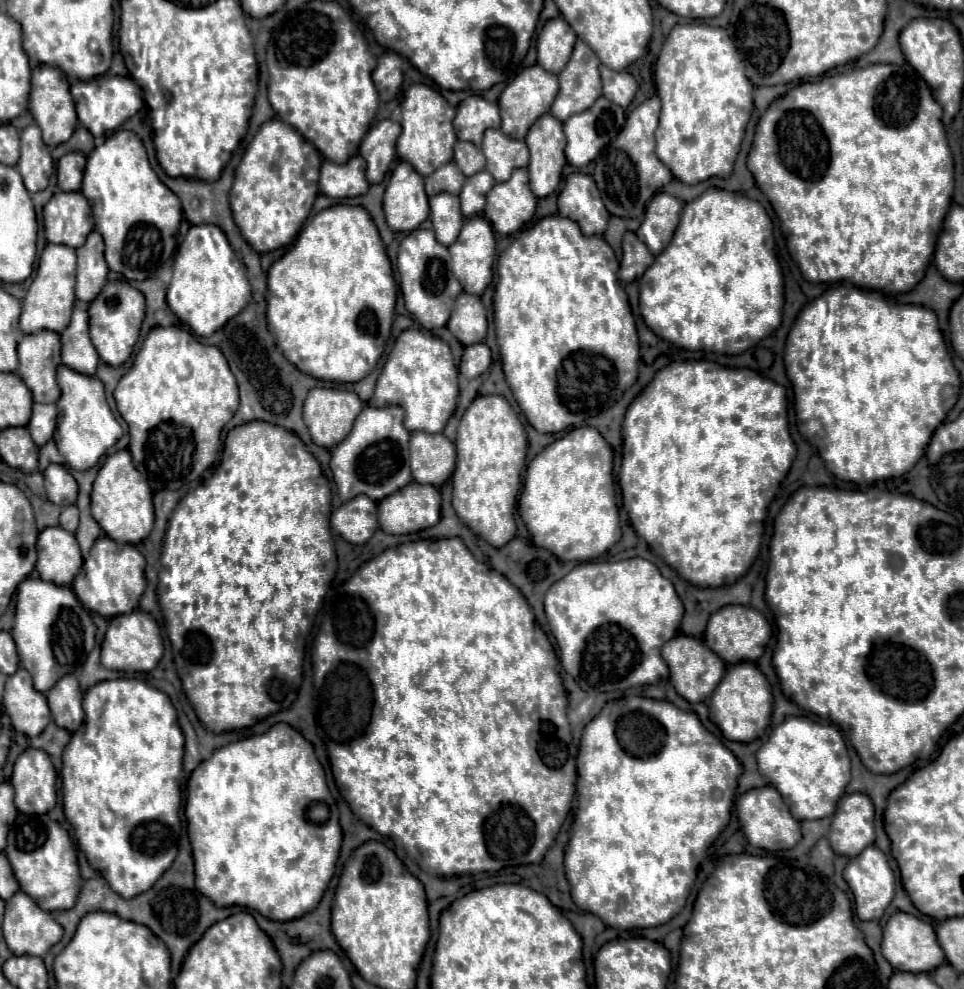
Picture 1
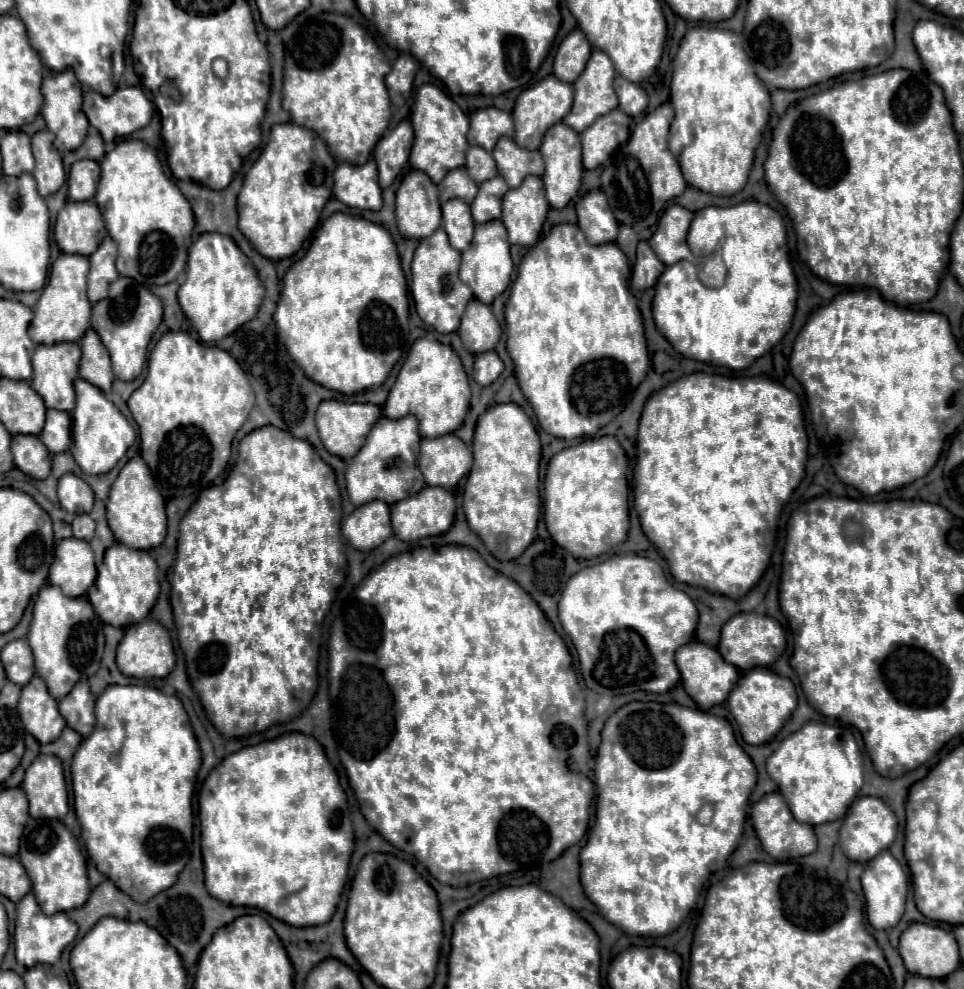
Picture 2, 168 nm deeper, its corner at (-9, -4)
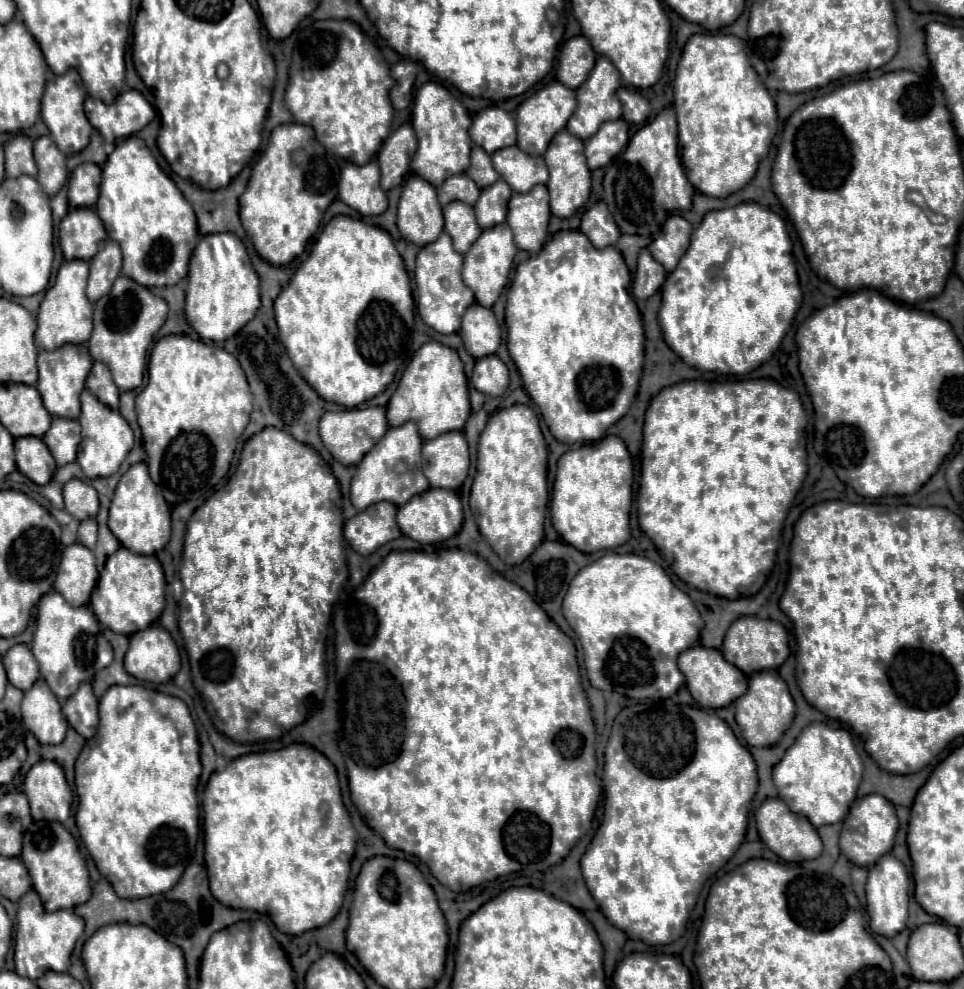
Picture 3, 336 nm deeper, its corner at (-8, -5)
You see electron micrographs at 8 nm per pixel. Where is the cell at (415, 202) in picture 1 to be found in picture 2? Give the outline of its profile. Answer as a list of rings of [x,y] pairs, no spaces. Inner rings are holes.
[[[412,169],[396,191],[396,223],[404,237],[430,237],[442,223],[438,189],[430,177]]]

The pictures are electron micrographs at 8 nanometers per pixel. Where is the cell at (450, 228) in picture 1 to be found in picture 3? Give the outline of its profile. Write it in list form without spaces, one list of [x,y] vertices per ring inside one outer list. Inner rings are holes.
[[[451,202],[443,208],[445,216],[445,232],[451,234],[455,250],[465,254],[471,248],[471,242],[481,234],[481,228],[475,222],[473,206],[465,202]]]

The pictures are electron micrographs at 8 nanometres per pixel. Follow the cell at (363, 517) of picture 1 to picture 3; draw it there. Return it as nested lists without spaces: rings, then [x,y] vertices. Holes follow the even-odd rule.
[[[379,502],[357,514],[351,522],[345,522],[345,540],[351,548],[363,556],[375,552],[389,540],[399,538],[399,528],[395,522],[397,506],[389,502]]]

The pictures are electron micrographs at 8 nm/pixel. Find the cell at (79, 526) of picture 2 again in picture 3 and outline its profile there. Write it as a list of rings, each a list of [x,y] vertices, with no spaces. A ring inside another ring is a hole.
[[[83,520],[79,524],[77,542],[83,544],[83,546],[87,546],[89,550],[95,548],[95,542],[97,542],[97,522],[95,520]]]

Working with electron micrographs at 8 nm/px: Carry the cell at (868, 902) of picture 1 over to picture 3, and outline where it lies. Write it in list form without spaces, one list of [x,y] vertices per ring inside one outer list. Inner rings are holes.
[[[885,854],[883,858],[879,858],[875,866],[869,868],[865,892],[867,892],[867,912],[871,930],[887,938],[899,934],[905,928],[907,906],[909,906],[909,876],[905,872],[905,866],[895,856]]]

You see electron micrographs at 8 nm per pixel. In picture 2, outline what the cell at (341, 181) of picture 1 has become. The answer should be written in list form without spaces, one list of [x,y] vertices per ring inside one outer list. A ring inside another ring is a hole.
[[[376,161],[364,165],[340,163],[334,171],[334,197],[348,207],[378,211],[382,207],[382,189],[376,177]]]

